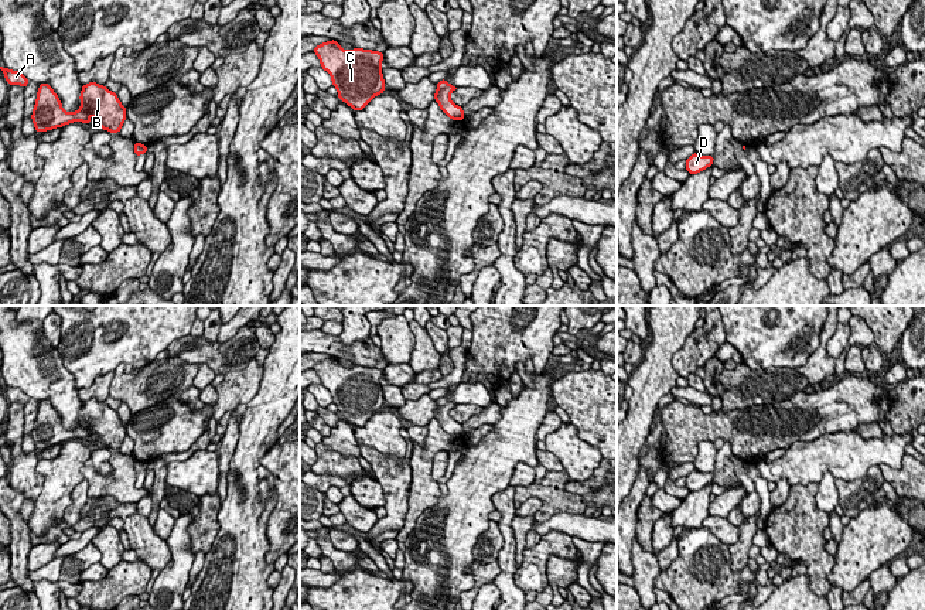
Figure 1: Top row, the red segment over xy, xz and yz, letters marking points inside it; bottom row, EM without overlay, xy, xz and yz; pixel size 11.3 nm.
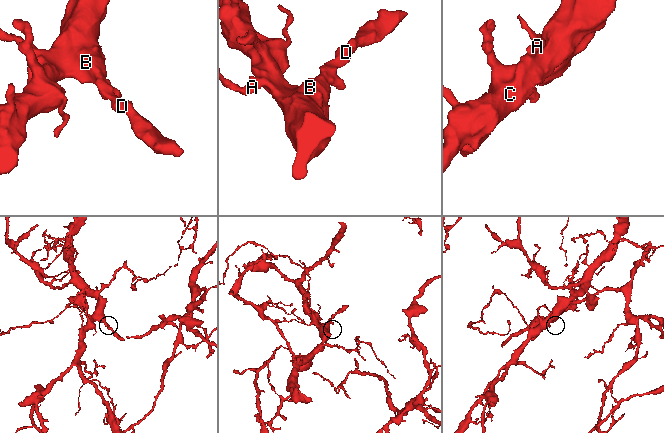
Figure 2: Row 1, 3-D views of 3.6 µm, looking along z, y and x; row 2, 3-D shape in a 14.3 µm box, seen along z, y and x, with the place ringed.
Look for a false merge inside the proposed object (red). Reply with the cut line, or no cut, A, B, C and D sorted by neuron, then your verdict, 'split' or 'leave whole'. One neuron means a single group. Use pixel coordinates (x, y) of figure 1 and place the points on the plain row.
no cut; A B C D; leave whole

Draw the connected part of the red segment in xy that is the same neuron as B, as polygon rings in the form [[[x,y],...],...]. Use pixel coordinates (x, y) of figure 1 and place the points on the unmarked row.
[[[96,399],[82,402],[81,426],[68,430],[48,401],[40,401],[35,423],[31,436],[35,449],[45,449],[72,439],[91,440],[89,435],[96,433],[100,446],[110,450],[119,450],[126,437],[126,425],[120,420],[117,412],[105,402]]]

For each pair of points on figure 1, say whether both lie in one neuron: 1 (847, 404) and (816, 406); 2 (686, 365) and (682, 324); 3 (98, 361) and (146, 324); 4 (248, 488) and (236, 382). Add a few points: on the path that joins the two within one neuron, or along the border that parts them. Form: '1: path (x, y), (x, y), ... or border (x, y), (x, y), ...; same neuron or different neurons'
1: path (840, 406), (823, 406); same neuron
2: border (696, 329), (672, 358), (672, 367), (678, 375); different neurons
3: path (109, 350), (135, 327); same neuron
4: border (263, 375), (258, 391), (245, 404); different neurons

